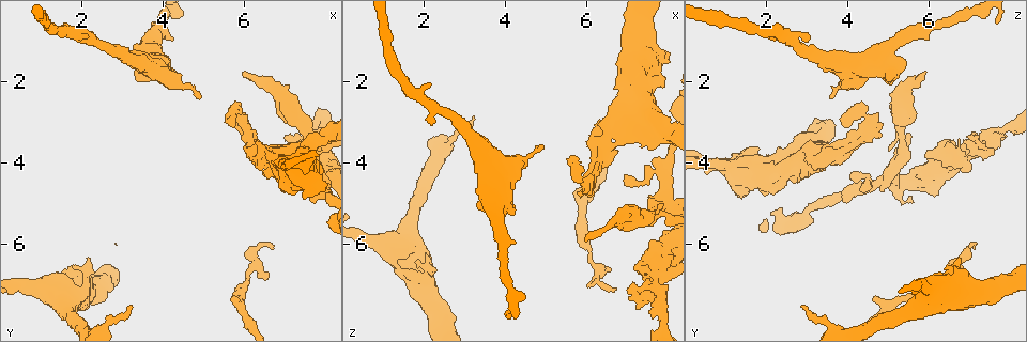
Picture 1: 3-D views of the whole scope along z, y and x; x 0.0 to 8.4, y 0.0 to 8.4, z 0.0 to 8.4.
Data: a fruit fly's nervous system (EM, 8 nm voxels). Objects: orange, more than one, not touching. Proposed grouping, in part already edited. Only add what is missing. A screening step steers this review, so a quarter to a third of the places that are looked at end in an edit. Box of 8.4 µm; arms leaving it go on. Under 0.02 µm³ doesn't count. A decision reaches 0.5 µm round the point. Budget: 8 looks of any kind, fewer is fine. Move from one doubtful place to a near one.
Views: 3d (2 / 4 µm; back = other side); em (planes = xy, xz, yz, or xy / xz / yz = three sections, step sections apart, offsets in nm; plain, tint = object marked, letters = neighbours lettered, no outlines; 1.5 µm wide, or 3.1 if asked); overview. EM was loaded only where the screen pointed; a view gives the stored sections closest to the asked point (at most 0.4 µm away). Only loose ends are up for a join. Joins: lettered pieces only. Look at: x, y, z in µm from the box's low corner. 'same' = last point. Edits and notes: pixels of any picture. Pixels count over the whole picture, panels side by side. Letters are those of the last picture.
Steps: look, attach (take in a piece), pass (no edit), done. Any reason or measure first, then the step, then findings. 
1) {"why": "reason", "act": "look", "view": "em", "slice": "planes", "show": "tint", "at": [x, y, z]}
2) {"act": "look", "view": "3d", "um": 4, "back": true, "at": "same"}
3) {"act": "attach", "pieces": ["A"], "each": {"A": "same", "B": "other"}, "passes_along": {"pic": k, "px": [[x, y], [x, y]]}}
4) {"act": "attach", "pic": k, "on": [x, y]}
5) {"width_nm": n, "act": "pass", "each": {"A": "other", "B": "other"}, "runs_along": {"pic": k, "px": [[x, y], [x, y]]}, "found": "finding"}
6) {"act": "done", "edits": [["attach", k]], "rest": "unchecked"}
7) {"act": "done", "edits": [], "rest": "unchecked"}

{"why": "tapers out", "act": "look", "view": "em", "slice": "planes", "show": "letters", "at": [6.55, 6.80, 6.65]}

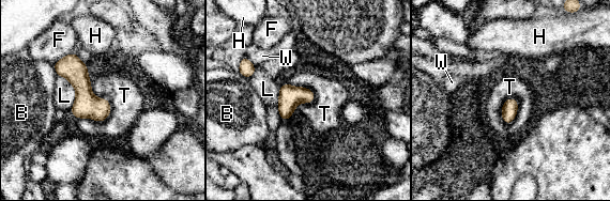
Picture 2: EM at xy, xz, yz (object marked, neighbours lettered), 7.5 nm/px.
{"width_nm": 120, "act": "pass", "each": {"B": "other", "F": "other", "H": "other", "L": "other", "T": "other", "W": "other"}, "border": {"pic": 2, "px": [[287, 82], [308, 88], [315, 99]]}, "found": "no lettered piece goes on from it"}

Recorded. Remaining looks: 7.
{"why": "free end", "act": "look", "view": "3d", "um": 4, "back": true, "at": [4.90, 2.45, 3.55]}

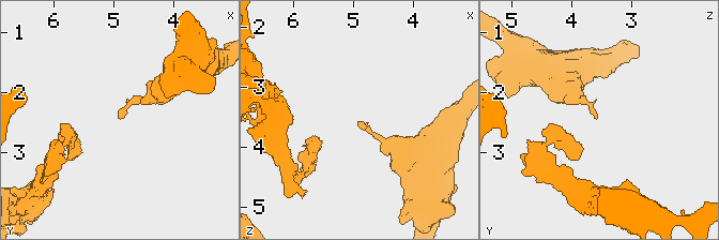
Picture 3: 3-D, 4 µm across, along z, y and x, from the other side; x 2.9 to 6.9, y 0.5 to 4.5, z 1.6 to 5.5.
{"why": "now the EM", "act": "look", "view": "em", "slice": "planes", "show": "letters", "at": [4.90, 2.40, 3.60]}

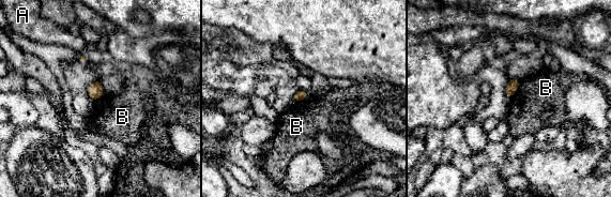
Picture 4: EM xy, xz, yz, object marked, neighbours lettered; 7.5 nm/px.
{"act": "pass", "each": {"A": "other", "B": "other"}, "border": {"pic": 4, "px": [[520, 80], [518, 89], [508, 100]]}, "found": "none of them fits"}

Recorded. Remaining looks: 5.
{"why": "an open end", "act": "look", "view": "em", "slice": "planes", "show": "letters", "at": [2.20, 0.95, 3.05]}

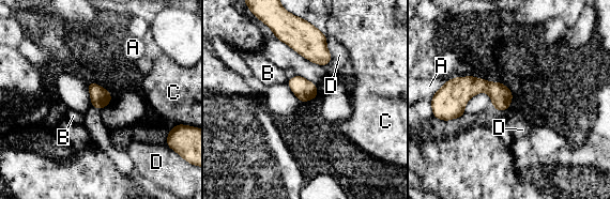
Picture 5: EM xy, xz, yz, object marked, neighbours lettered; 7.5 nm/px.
{"act": "pass", "each": {"A": "other", "B": "other", "C": "other", "D": "other"}, "border": {"pic": 5, "px": [[288, 79], [286, 82]]}, "found": "no lettered piece goes on from it"}

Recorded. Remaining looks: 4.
{"act": "done", "edits": [], "rest": "unchecked"}

